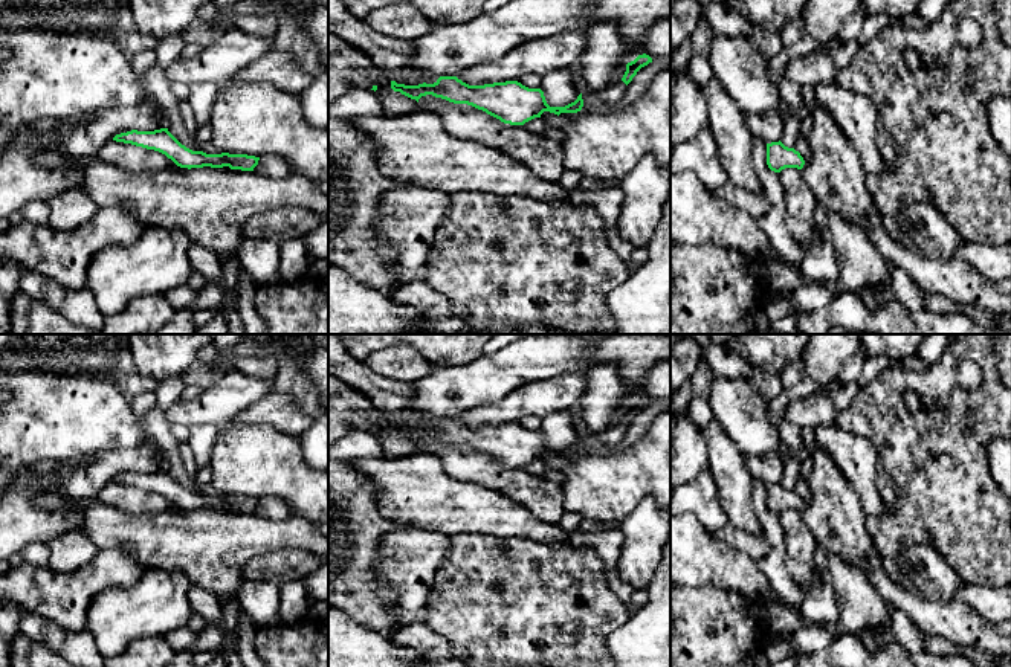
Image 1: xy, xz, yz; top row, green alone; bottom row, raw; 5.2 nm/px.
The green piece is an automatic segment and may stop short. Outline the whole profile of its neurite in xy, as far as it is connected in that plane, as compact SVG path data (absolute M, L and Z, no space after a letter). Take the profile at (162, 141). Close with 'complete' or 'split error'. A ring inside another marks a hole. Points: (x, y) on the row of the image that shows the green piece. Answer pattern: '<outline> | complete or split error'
M160 128L154 131L137 131L131 130L127 133L116 134L113 137L116 142L131 143L147 150L154 150L165 154L180 168L223 168L231 169L254 171L258 165L260 157L247 154L206 154L203 151L192 151L182 145L168 128Z | complete

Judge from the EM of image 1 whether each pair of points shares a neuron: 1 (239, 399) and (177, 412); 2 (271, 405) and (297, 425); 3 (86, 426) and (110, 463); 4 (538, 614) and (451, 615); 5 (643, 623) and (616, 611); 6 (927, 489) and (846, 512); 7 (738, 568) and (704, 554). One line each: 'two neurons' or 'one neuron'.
1: one neuron
2: one neuron
3: two neurons
4: one neuron
5: two neurons
6: two neurons
7: one neuron

